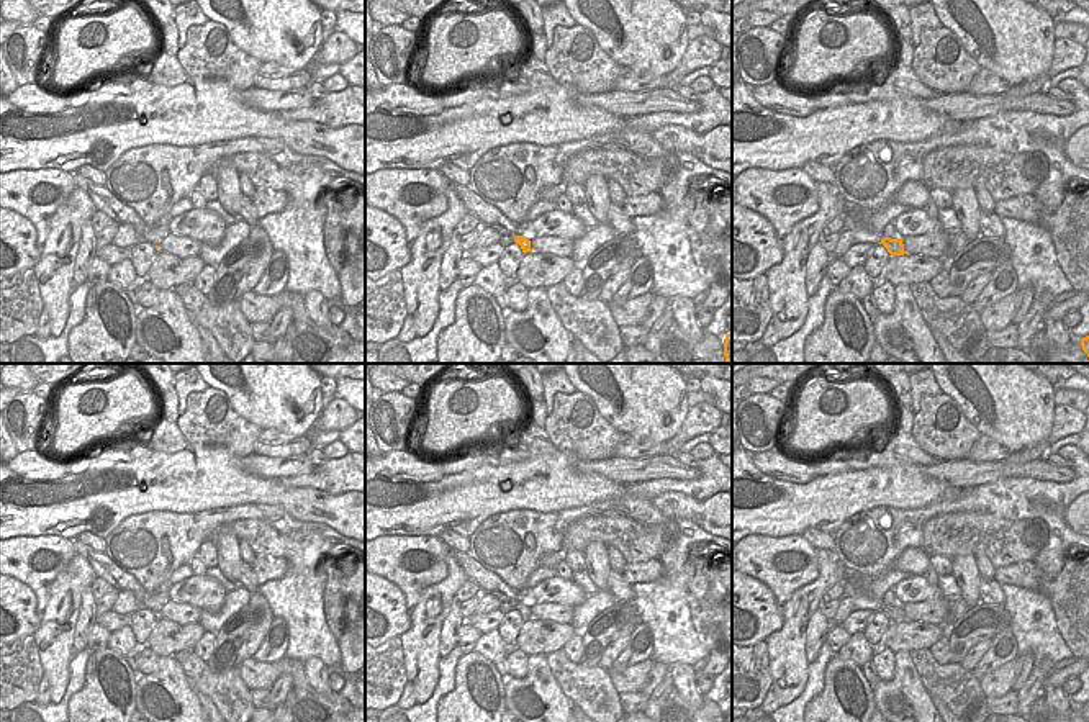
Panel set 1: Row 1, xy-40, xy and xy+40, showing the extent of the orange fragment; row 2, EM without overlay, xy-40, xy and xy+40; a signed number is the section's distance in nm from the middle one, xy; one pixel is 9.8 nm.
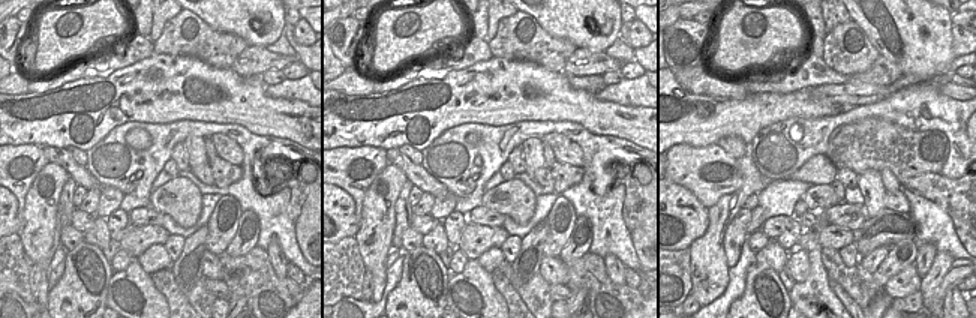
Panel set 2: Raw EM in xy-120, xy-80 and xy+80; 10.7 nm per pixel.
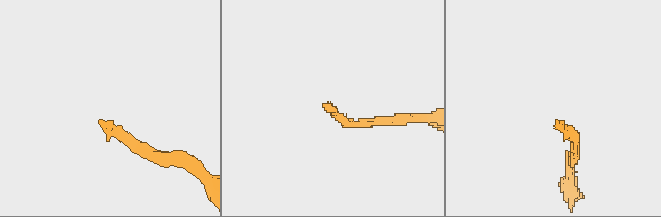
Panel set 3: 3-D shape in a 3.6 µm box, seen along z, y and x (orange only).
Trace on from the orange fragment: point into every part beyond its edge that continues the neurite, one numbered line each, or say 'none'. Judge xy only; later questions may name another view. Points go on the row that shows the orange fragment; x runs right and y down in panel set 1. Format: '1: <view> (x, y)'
1: xy (488, 215)

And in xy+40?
none

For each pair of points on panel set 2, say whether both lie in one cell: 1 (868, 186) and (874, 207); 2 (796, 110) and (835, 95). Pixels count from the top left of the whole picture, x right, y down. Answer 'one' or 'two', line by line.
1: one
2: two

